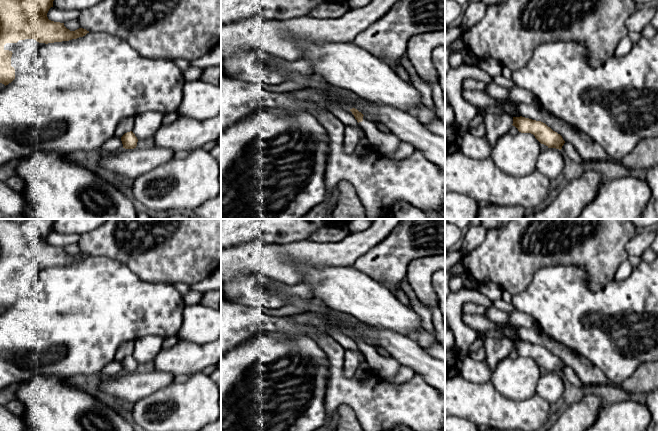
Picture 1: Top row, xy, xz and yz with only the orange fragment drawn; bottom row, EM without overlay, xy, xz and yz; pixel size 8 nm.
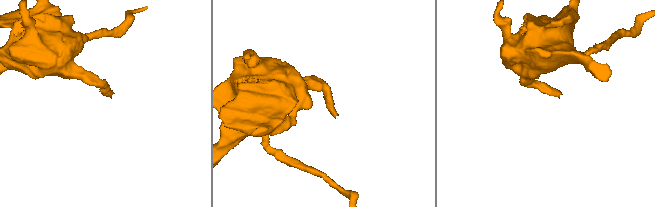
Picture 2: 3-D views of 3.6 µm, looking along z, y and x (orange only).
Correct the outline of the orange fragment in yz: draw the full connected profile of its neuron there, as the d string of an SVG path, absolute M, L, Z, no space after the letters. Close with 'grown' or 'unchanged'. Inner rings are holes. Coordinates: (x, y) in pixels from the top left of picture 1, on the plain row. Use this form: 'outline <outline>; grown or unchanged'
outline M513 341L513 350L521 357L531 357L541 367L548 372L561 374L565 365L562 360L553 355L545 347L525 341Z; unchanged

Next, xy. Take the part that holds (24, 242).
outline M28 219L24 222L0 220L0 307L5 310L15 303L15 293L11 290L13 277L4 273L6 267L34 263L39 267L48 268L77 263L89 257L83 252L70 255L64 250L64 247L49 244L47 237L53 231L54 222L55 219Z; unchanged

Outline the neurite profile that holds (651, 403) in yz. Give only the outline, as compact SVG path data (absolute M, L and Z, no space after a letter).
M655 388L647 394L645 405L651 416L646 431L658 431L658 388Z

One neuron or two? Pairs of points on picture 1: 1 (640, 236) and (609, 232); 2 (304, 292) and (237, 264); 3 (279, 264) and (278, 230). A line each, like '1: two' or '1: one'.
1: two
2: two
3: two

